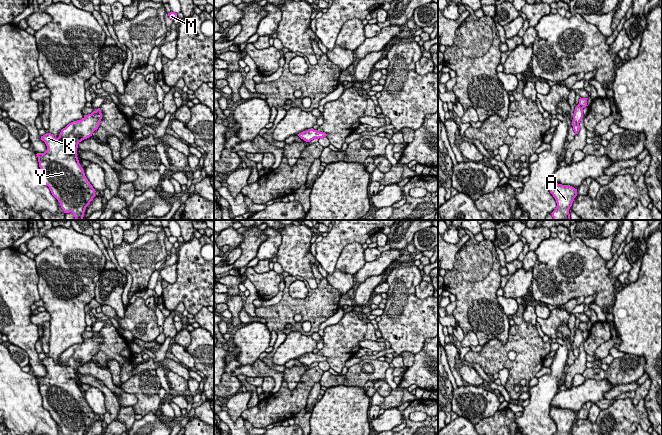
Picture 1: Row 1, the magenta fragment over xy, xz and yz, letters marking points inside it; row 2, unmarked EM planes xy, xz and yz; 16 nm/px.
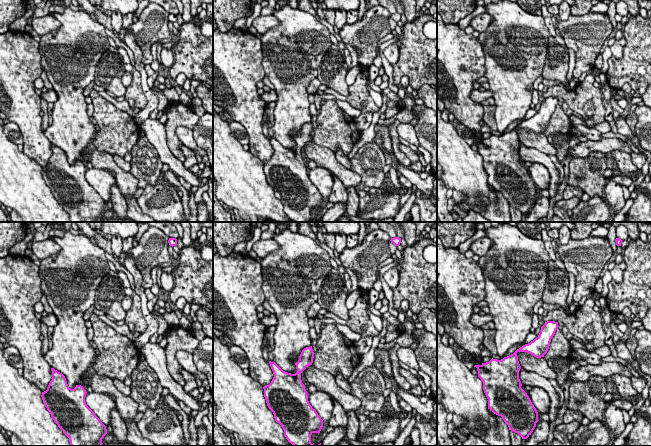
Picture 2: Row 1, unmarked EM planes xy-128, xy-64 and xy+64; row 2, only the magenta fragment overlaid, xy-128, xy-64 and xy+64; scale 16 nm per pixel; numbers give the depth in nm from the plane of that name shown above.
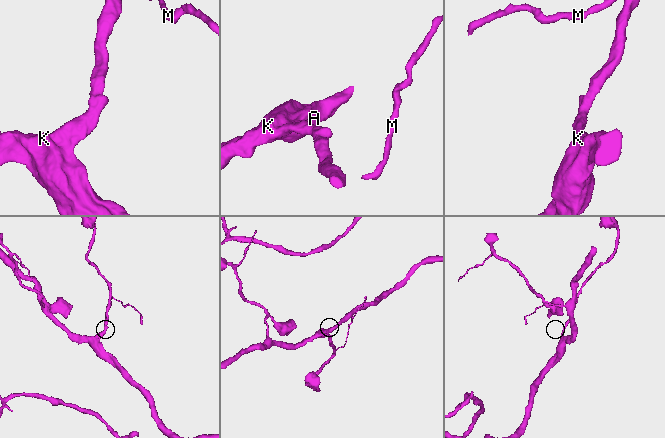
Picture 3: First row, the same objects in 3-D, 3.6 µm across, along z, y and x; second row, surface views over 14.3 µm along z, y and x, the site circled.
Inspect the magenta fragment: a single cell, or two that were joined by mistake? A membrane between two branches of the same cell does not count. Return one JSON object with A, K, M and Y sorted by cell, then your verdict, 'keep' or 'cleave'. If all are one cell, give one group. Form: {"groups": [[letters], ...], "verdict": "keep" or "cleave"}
{"groups": [["A", "K", "M", "Y"]], "verdict": "keep"}

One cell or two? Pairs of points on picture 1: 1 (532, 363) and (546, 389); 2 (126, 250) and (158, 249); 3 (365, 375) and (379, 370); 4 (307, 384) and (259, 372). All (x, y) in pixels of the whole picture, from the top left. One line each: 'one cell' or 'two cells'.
1: two cells
2: one cell
3: one cell
4: two cells

